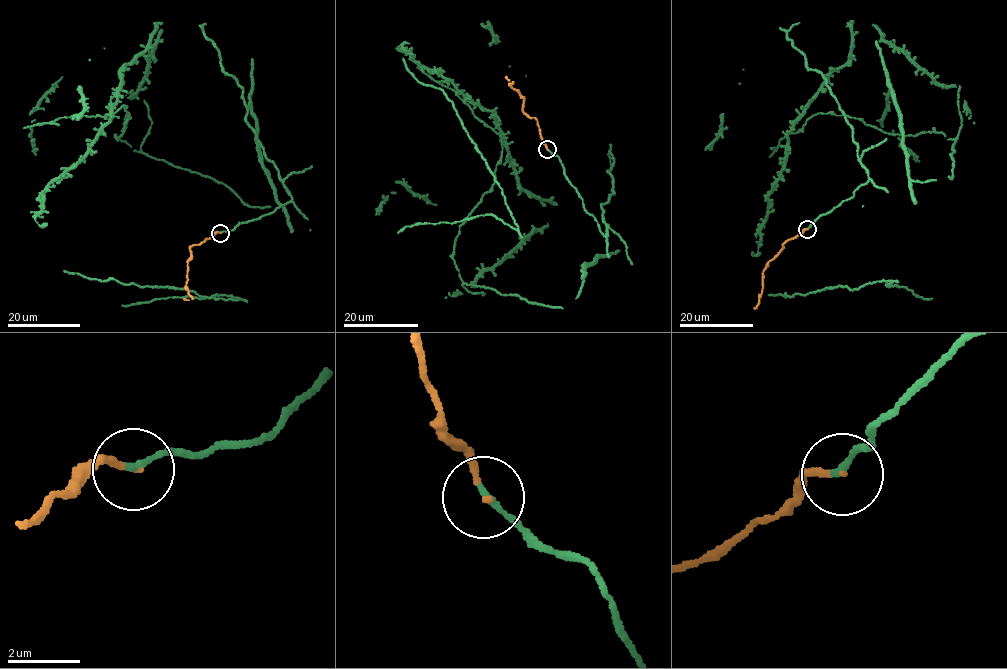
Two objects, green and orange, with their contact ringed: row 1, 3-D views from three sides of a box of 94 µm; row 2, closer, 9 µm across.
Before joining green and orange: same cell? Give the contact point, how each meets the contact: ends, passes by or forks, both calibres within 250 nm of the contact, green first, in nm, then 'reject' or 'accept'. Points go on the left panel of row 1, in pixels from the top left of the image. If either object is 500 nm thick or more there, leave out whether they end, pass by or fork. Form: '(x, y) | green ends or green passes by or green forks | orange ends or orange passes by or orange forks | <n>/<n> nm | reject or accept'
(220, 233) | green ends | orange ends | 180/120 nm | accept

